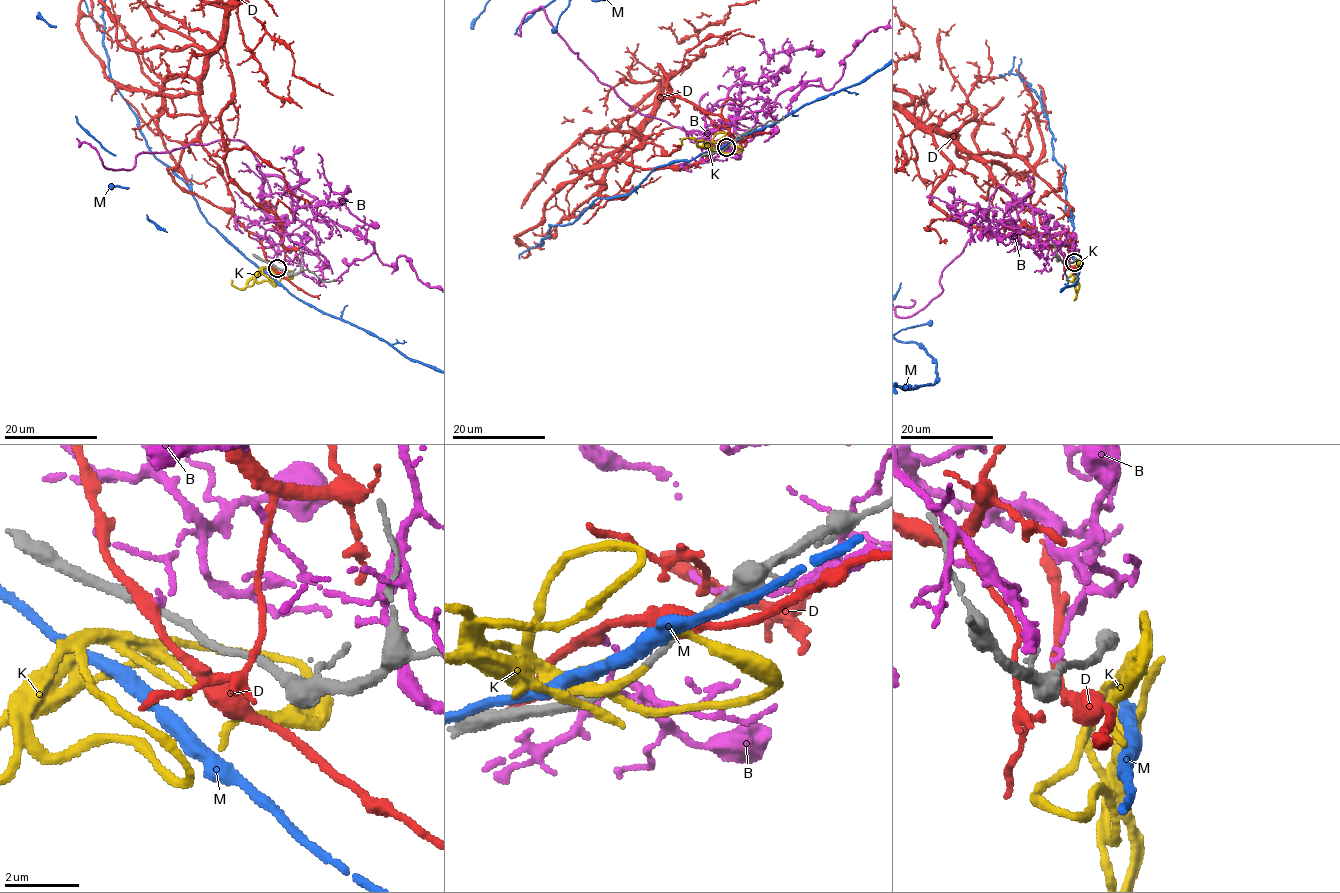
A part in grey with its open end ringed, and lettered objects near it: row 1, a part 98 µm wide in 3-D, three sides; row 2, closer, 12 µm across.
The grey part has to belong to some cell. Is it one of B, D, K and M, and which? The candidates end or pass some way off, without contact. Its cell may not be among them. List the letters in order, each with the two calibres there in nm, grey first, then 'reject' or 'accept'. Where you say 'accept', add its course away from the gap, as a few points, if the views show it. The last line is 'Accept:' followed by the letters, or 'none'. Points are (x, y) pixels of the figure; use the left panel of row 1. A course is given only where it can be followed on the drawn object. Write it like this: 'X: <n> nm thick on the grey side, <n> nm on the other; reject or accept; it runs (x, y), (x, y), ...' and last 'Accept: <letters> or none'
B: 180 nm thick on the grey side, 130 nm on the other; reject
D: 180 nm thick on the grey side, 240 nm on the other; reject
K: 180 nm thick on the grey side, 200 nm on the other; reject
M: 180 nm thick on the grey side, 360 nm on the other; reject
Accept: none

